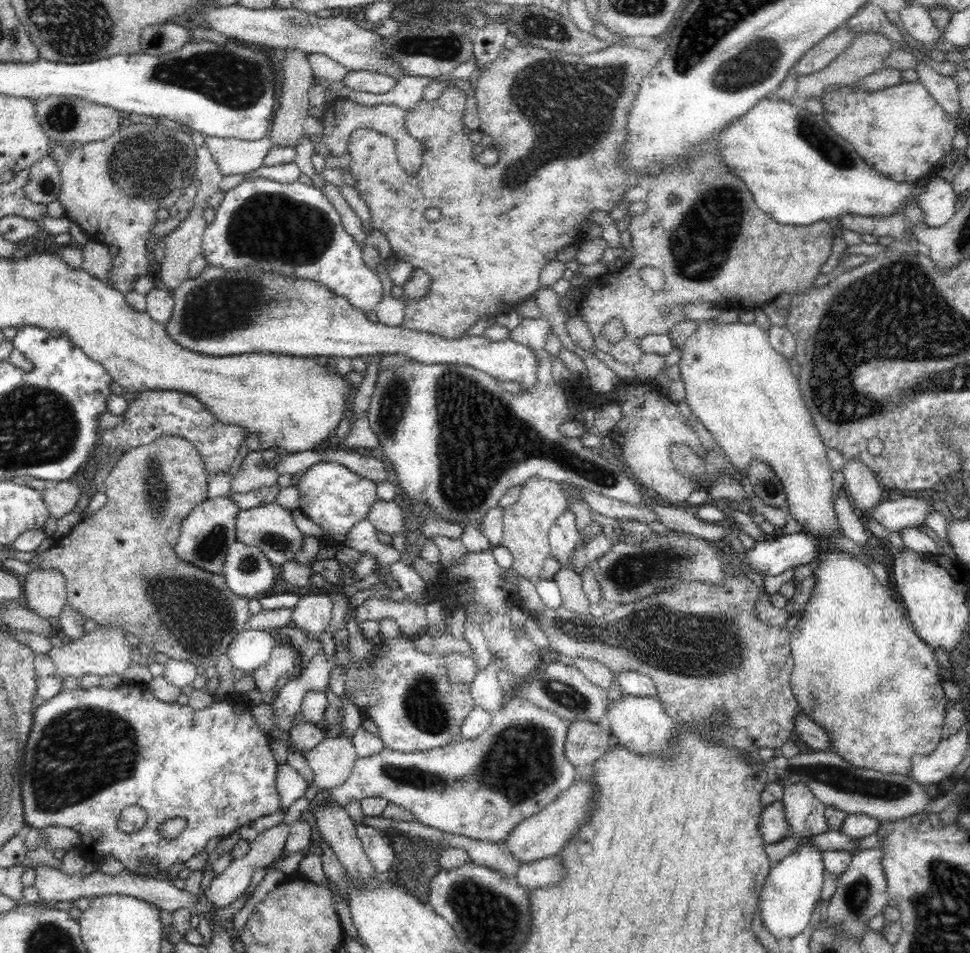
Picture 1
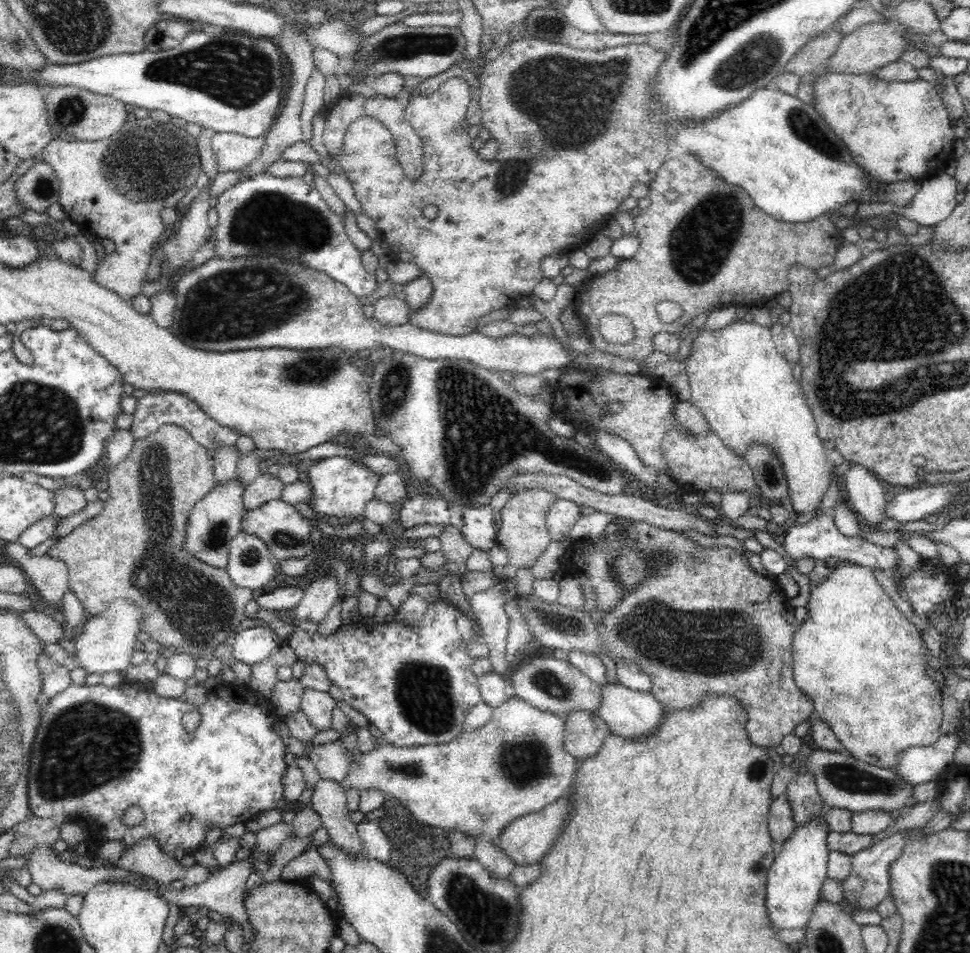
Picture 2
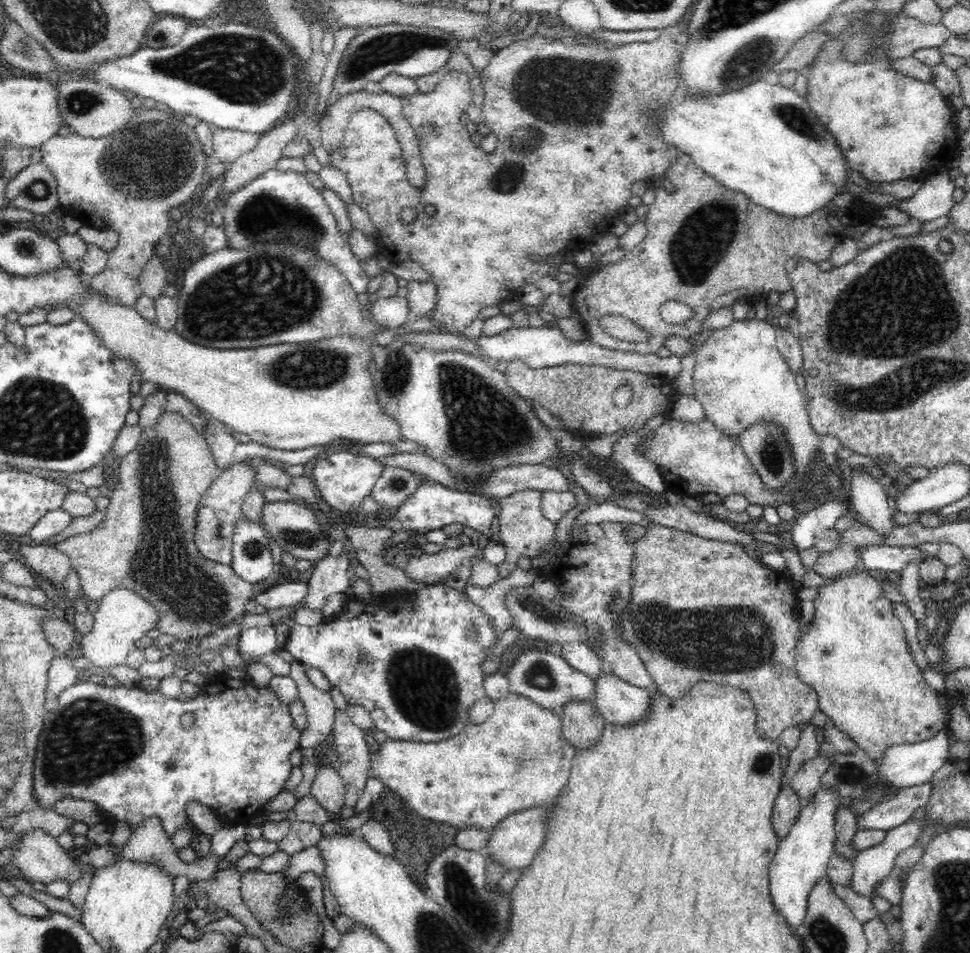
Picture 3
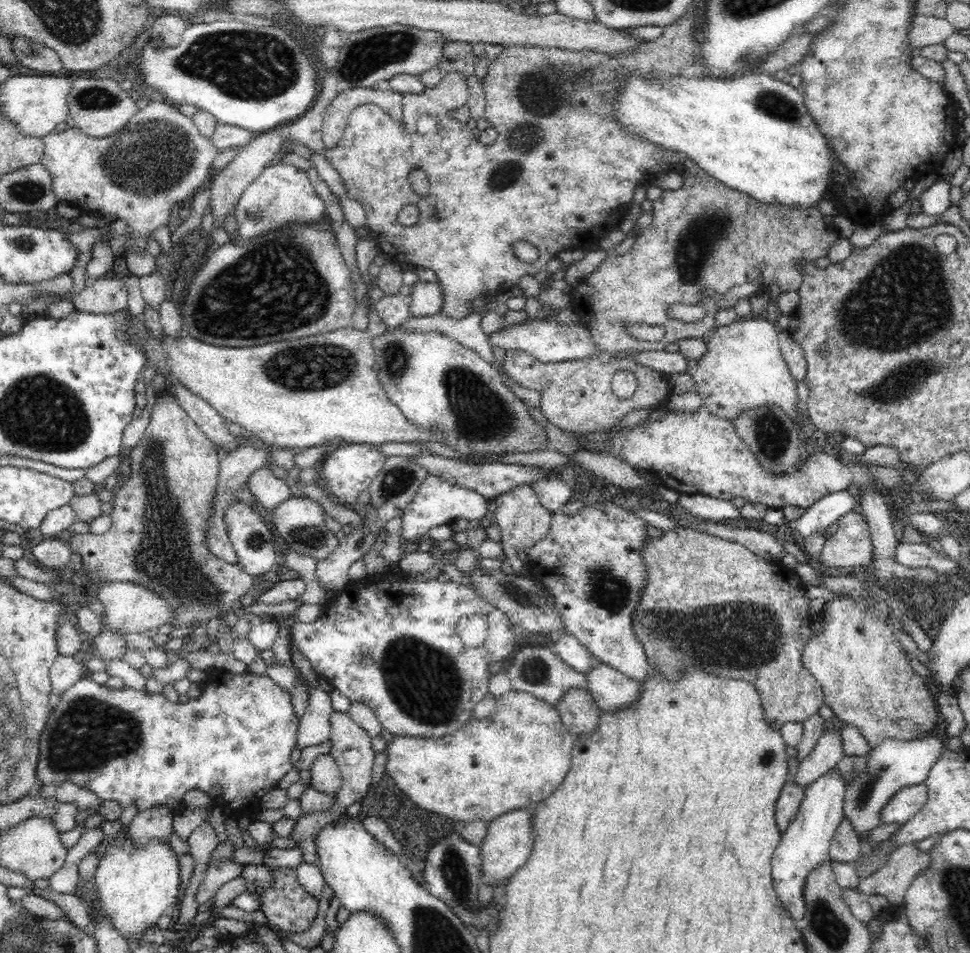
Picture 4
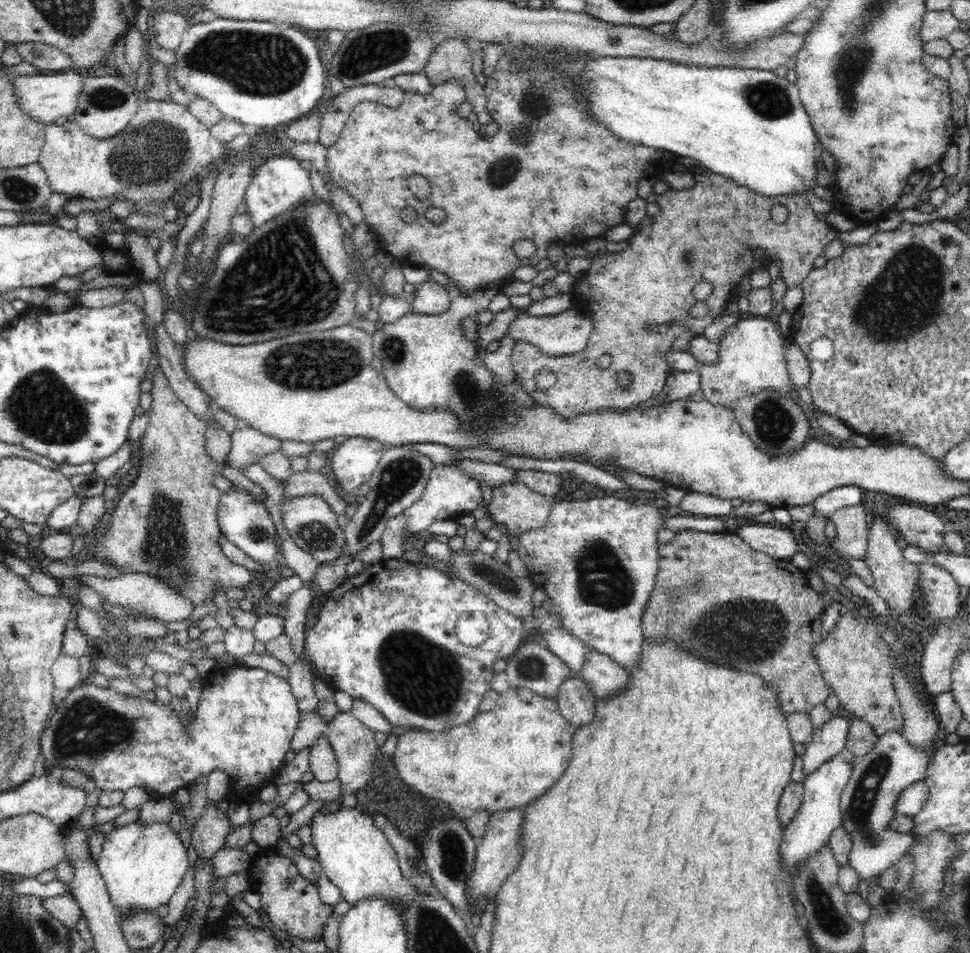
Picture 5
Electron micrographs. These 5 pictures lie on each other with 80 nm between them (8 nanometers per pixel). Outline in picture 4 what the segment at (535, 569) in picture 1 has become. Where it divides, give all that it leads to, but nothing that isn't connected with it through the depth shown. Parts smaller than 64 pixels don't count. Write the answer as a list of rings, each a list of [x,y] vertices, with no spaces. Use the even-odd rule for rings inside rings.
[[[530,485],[519,486],[506,494],[501,494],[493,500],[493,503],[496,504],[494,518],[500,528],[503,554],[513,566],[515,573],[524,566],[518,558],[518,551],[534,548],[538,542],[542,542],[549,533],[553,516],[542,507],[537,492]]]

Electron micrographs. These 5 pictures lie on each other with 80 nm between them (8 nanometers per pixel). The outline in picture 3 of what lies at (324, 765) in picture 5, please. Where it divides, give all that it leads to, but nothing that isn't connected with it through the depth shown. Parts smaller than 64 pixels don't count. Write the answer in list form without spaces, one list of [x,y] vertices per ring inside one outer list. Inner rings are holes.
[[[320,767],[309,795],[318,801],[327,814],[332,814],[331,821],[344,820],[339,813],[346,807],[345,787],[332,767]]]

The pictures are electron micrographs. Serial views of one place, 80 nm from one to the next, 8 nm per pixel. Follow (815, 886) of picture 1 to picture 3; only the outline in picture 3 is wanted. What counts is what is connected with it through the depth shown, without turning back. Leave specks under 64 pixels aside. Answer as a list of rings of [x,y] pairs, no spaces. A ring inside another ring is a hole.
[[[820,789],[813,801],[801,808],[788,836],[779,841],[779,847],[769,866],[769,892],[774,909],[782,915],[788,926],[803,924],[810,892],[814,892],[814,886],[827,877],[827,866],[835,850],[835,813],[840,806],[838,794]]]

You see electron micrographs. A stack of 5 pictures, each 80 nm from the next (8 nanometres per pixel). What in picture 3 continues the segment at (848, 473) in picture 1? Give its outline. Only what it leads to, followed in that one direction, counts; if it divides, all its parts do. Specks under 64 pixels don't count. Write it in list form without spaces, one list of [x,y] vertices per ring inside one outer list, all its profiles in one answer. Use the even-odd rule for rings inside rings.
[[[858,467],[851,472],[850,495],[847,500],[854,506],[861,521],[872,530],[886,536],[895,527],[892,523],[893,511],[887,503],[888,495],[868,469]]]

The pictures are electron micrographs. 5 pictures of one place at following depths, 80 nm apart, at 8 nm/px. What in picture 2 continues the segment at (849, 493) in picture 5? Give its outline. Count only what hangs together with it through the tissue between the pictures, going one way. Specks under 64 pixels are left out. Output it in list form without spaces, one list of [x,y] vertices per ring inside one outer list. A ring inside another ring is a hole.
[[[823,511],[821,515],[816,515],[807,524],[792,525],[784,535],[784,547],[789,558],[794,562],[803,558],[812,558],[814,562],[819,560],[839,559],[848,563],[859,564],[860,566],[869,568],[874,571],[881,568],[882,571],[888,570],[895,572],[897,564],[900,562],[898,554],[893,548],[884,548],[870,541],[852,540],[852,538],[844,536],[835,525],[832,517],[832,511]]]

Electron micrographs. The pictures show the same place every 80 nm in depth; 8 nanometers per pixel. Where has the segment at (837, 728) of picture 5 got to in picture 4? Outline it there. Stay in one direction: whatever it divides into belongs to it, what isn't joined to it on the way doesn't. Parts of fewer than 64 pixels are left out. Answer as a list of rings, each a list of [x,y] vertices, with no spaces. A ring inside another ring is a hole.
[[[828,730],[818,739],[812,754],[808,754],[799,764],[795,784],[805,791],[810,784],[818,782],[826,772],[833,770],[844,756],[840,733]]]

